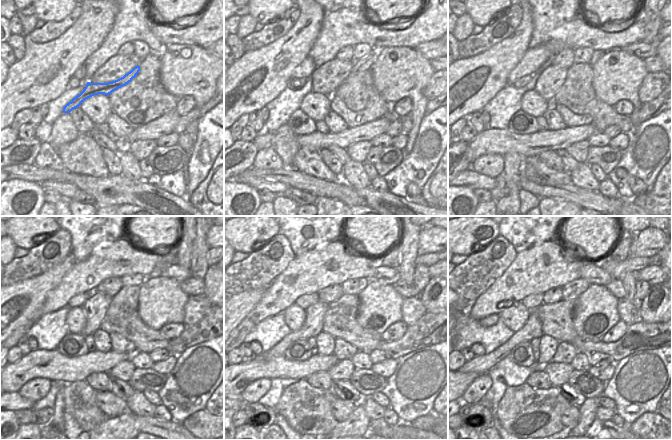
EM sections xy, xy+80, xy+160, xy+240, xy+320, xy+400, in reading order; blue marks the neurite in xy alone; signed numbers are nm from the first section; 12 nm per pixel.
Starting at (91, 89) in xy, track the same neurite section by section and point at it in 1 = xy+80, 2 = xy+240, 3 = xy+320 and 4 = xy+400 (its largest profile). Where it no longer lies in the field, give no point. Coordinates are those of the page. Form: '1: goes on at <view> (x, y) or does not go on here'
1: goes on at xy+80 (364, 64)
2: goes on at xy+240 (160, 266)
3: goes on at xy+320 (391, 258)
4: goes on at xy+400 (620, 252)

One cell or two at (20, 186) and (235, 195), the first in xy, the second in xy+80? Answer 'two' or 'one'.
one

